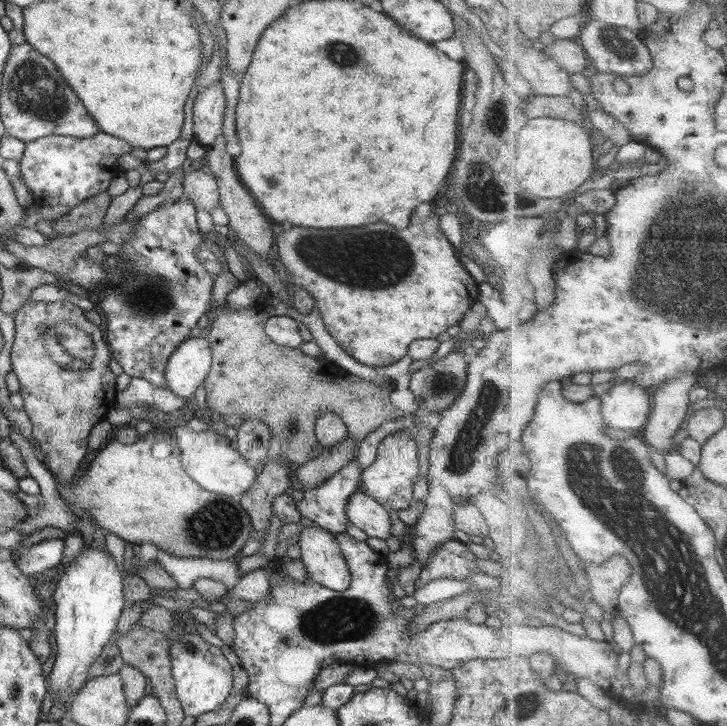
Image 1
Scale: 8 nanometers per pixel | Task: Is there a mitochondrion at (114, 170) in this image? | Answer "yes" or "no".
no

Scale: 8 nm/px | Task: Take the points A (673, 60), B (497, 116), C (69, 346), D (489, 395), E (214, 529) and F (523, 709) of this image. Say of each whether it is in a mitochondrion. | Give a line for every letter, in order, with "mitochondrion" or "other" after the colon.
A: other
B: mitochondrion
C: mitochondrion
D: mitochondrion
E: mitochondrion
F: mitochondrion

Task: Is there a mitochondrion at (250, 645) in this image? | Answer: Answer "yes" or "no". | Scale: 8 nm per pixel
no

